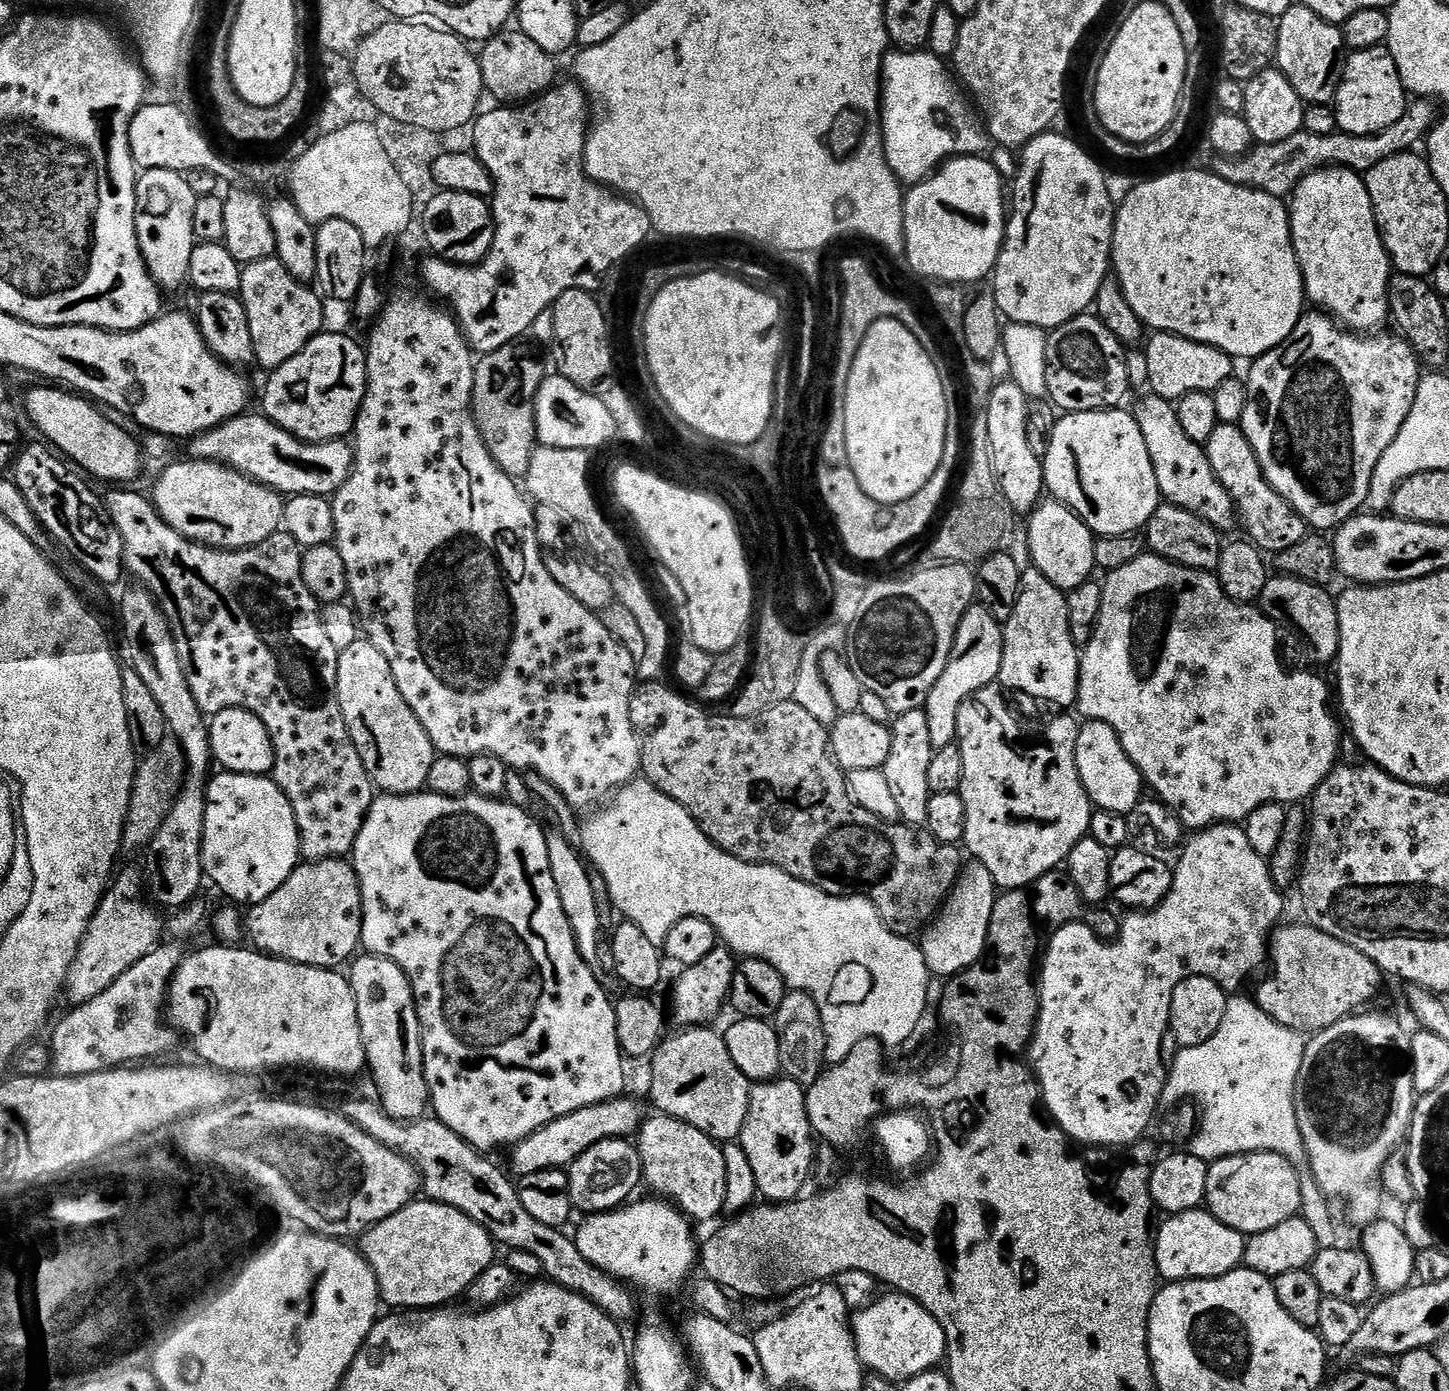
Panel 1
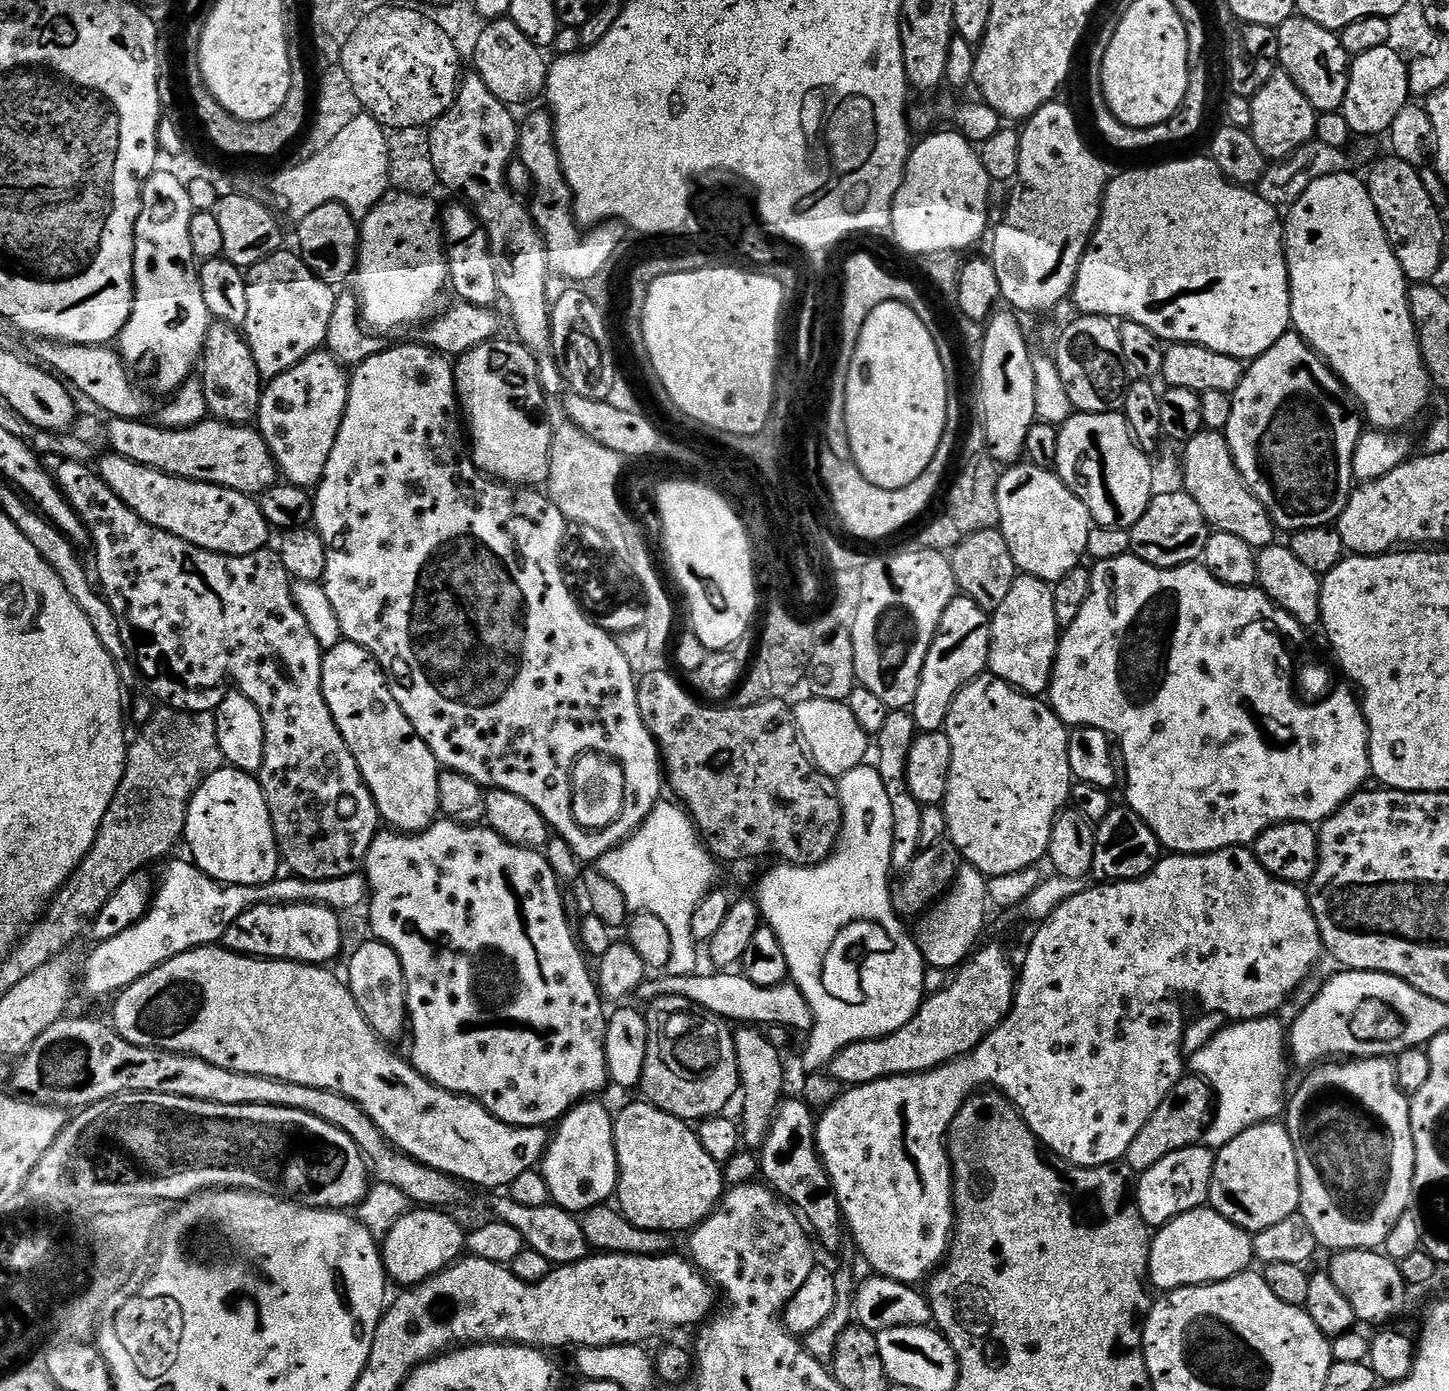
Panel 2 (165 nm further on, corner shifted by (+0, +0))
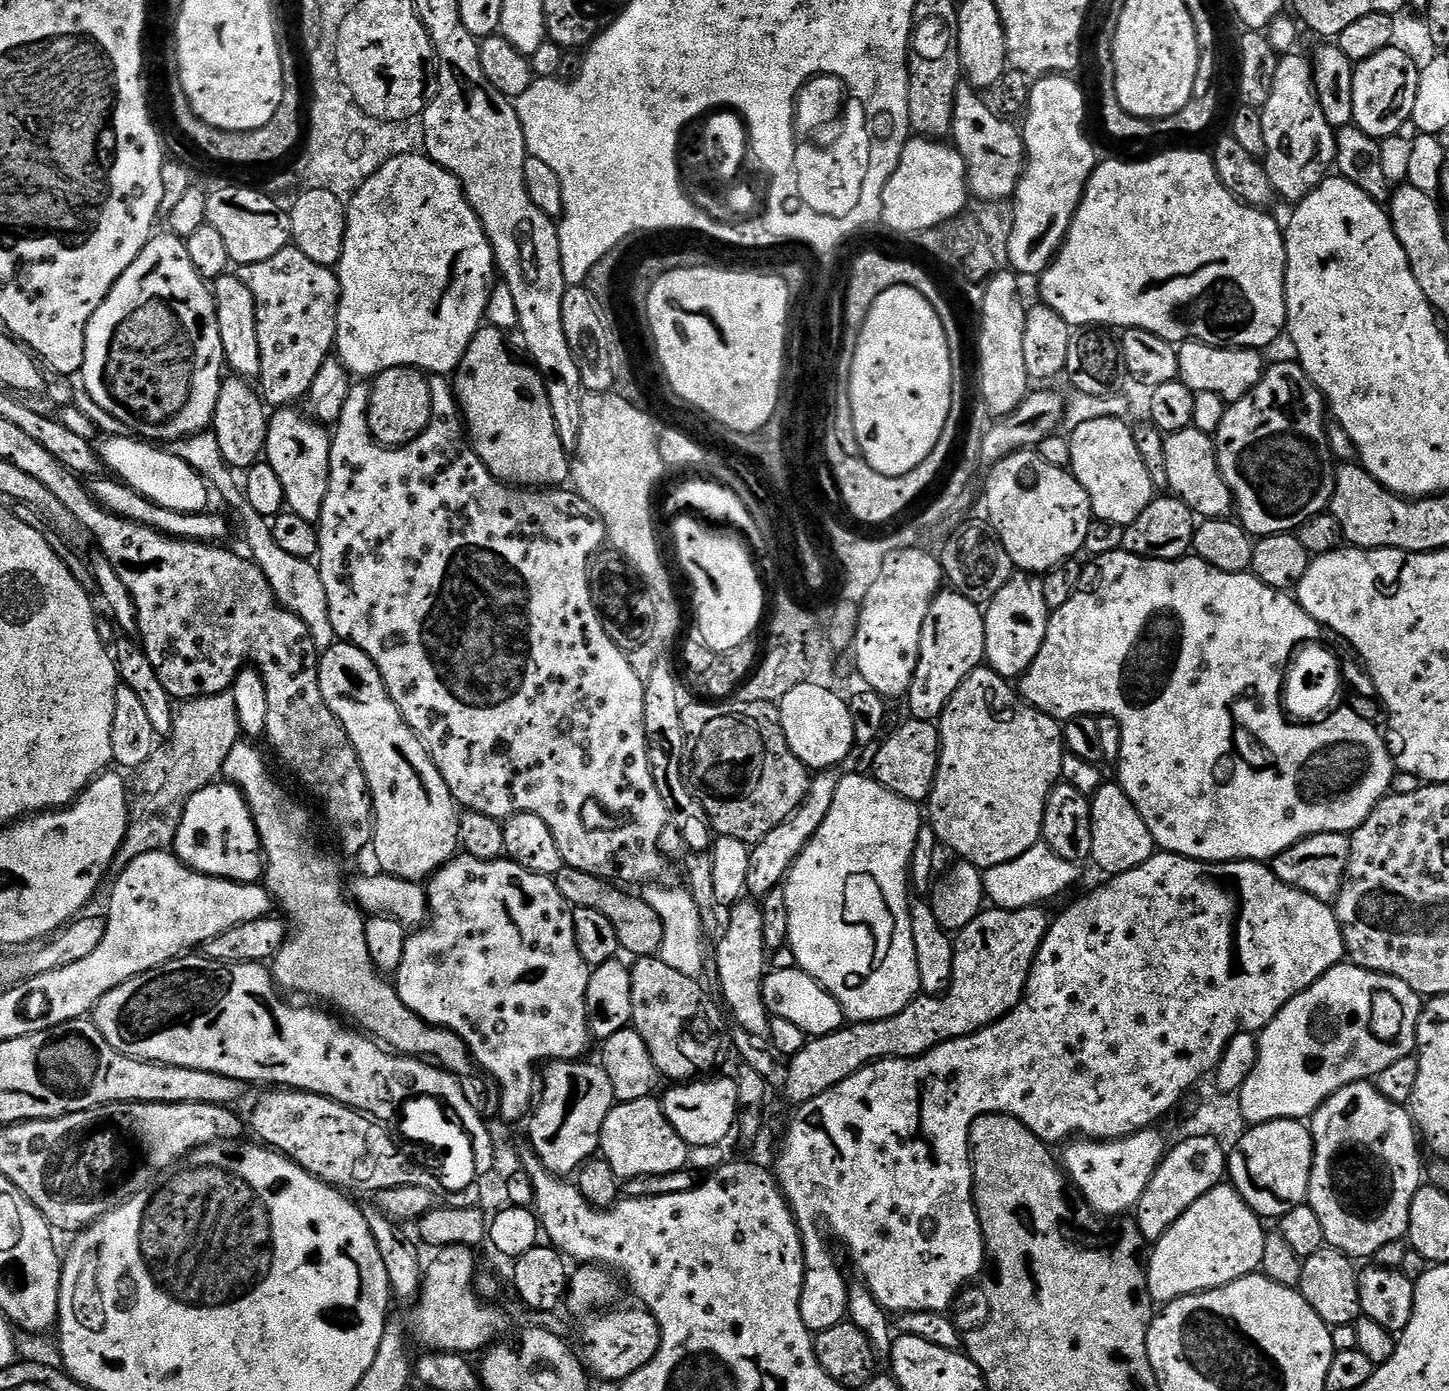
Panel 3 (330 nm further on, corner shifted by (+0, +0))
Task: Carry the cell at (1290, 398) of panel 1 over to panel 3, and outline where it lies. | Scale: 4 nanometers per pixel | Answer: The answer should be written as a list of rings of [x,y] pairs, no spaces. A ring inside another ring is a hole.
[[[1269,363],[1264,376],[1258,382],[1258,386],[1254,386],[1254,390],[1245,394],[1241,400],[1231,401],[1231,403],[1225,407],[1222,426],[1214,434],[1218,466],[1222,470],[1222,478],[1226,478],[1226,486],[1230,486],[1230,490],[1232,491],[1235,515],[1238,517],[1239,523],[1243,524],[1244,531],[1253,538],[1273,536],[1279,532],[1295,533],[1296,529],[1302,526],[1302,522],[1314,518],[1319,512],[1325,511],[1325,509],[1331,505],[1334,486],[1336,485],[1337,465],[1334,463],[1334,457],[1328,445],[1328,429],[1326,427],[1326,419],[1324,420],[1324,412],[1326,416],[1325,398],[1322,393],[1317,390],[1316,383],[1304,373],[1299,363],[1291,363],[1292,364]]]

